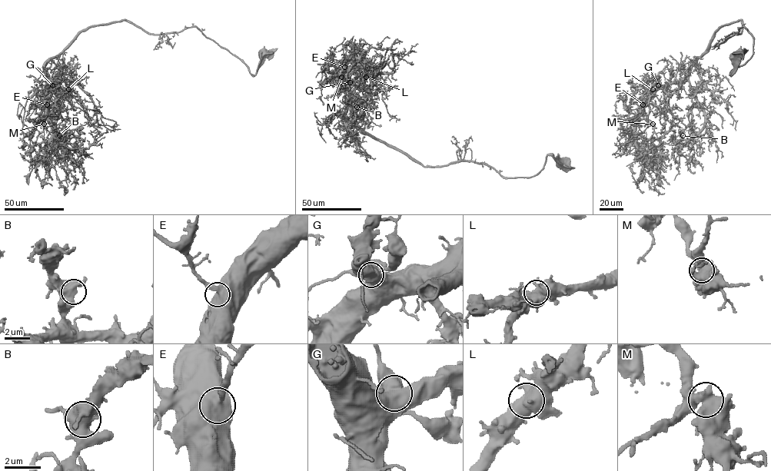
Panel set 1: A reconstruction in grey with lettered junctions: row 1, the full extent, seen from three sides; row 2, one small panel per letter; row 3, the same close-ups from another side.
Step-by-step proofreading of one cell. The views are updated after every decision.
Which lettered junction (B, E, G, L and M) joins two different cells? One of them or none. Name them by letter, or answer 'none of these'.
none of these

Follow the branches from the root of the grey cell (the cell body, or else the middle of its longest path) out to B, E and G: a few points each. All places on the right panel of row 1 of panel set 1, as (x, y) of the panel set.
B: (741, 53), (731, 75), (752, 54), (741, 21), (715, 31), (689, 77), (704, 125), (682, 135)
E: (741, 53), (731, 75), (753, 38), (736, 33), (741, 21), (722, 25), (683, 80), (643, 104)
G: (741, 53), (731, 75), (752, 54), (739, 21), (715, 31), (683, 80), (658, 85)

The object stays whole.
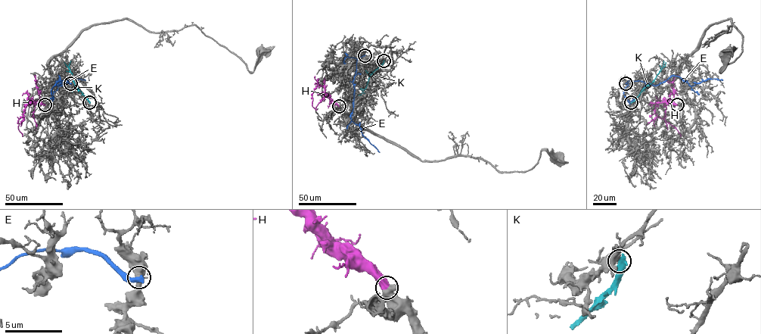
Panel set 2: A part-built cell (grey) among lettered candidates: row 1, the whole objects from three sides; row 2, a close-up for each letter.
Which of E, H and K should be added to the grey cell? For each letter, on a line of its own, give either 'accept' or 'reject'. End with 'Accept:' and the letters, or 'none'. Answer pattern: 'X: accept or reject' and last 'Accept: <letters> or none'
E: reject
H: accept
K: reject
Accept: H

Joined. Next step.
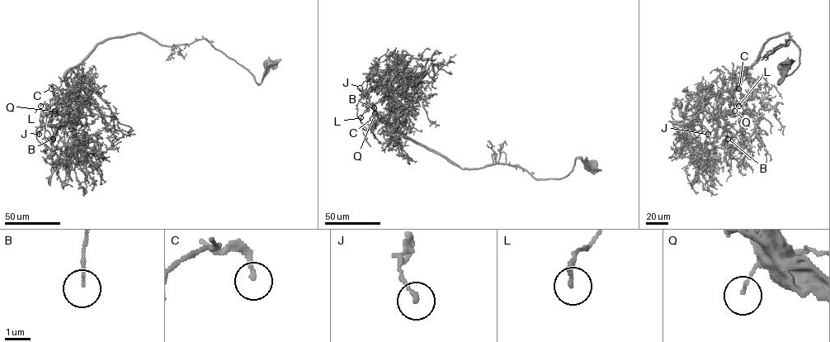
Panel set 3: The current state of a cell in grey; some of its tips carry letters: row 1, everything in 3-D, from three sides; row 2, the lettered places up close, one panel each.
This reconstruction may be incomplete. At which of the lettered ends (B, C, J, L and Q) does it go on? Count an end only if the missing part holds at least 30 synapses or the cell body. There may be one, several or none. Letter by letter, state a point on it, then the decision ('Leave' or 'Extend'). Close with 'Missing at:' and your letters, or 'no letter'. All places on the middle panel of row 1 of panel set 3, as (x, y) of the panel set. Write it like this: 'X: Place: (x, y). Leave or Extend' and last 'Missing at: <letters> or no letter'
B: Place: (374, 107). Leave
C: Place: (372, 118). Leave
J: Place: (360, 87). Leave
L: Place: (360, 117). Leave
Q: Place: (374, 113). Leave
Missing at: no letter

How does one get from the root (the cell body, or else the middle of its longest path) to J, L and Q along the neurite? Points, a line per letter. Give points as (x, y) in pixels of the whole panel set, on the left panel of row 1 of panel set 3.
J: (267, 63), (257, 84), (205, 39), (109, 38), (65, 74), (67, 111), (47, 111), (39, 134)
L: (267, 63), (257, 84), (205, 39), (164, 45), (132, 33), (102, 41), (65, 74), (64, 114), (40, 106)
Q: (267, 63), (257, 84), (205, 39), (164, 45), (139, 33), (109, 38), (65, 74), (67, 111), (54, 111)

